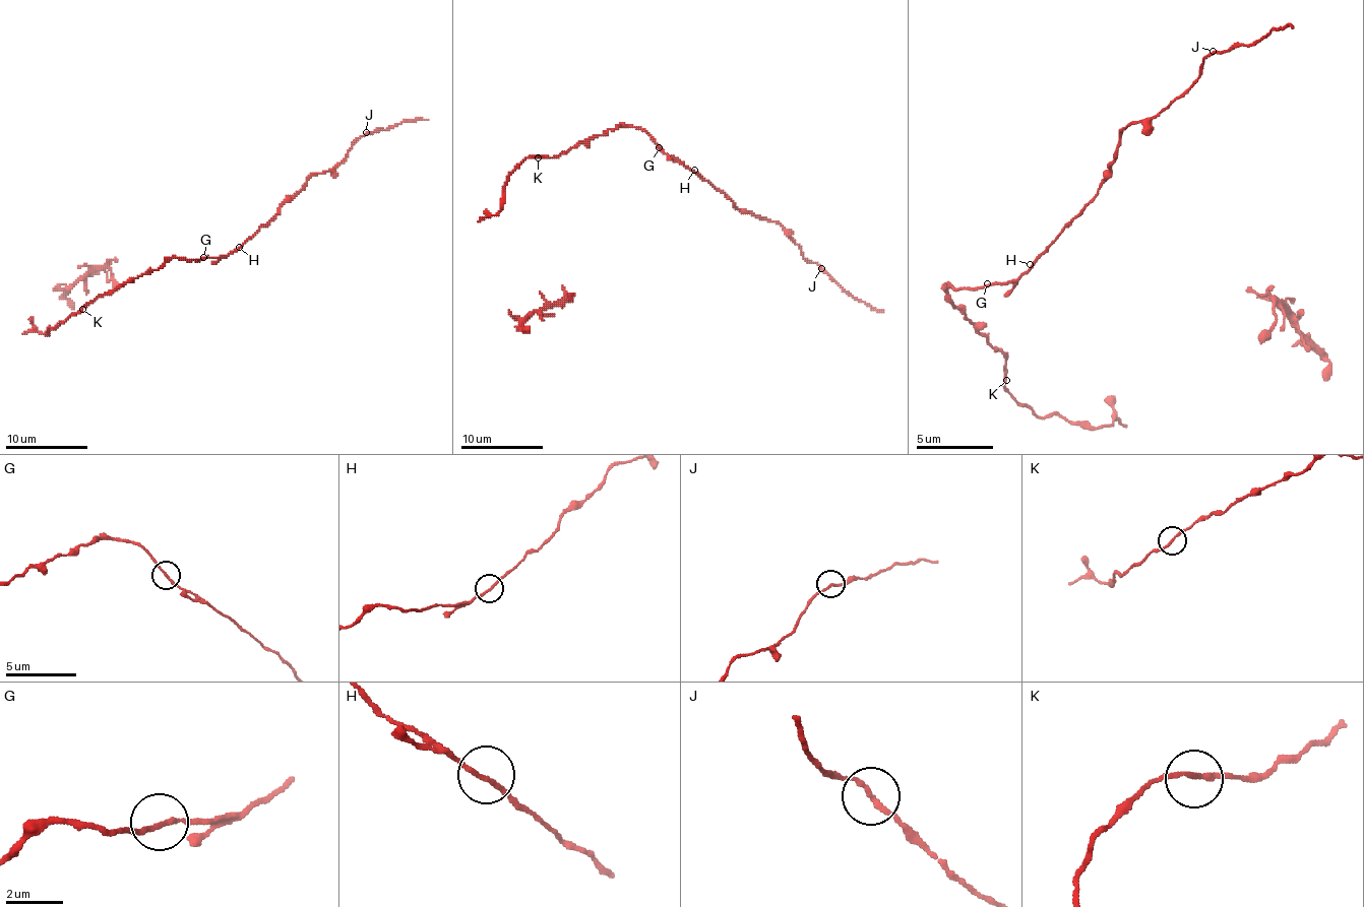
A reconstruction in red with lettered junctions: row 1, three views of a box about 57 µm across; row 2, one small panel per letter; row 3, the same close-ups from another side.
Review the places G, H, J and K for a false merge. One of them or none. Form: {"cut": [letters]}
{"cut": []}

